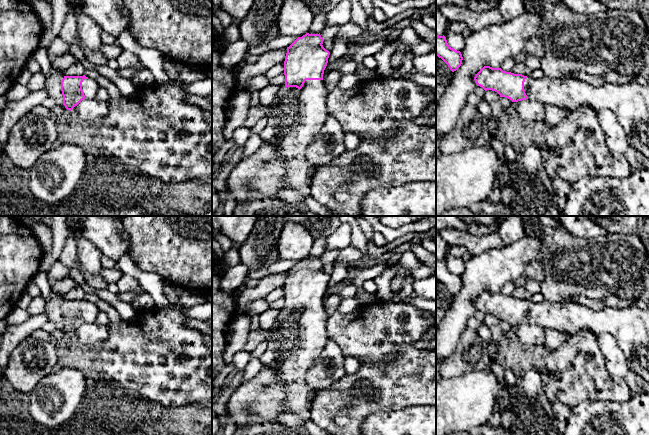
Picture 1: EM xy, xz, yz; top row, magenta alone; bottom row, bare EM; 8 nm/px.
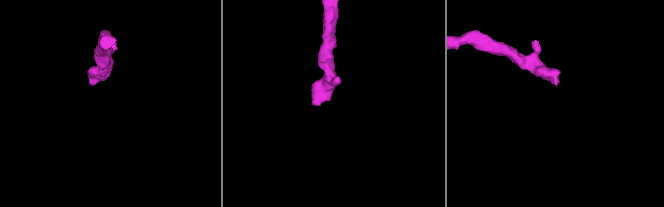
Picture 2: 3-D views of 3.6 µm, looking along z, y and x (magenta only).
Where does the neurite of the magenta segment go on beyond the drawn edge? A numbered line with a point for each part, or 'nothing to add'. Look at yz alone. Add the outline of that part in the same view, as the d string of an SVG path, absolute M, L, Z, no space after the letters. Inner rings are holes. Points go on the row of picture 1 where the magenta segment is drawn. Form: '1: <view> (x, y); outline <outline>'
1: yz (629, 102); outline M544 75L539 79L527 77L524 90L528 99L535 99L544 105L568 110L589 106L597 113L610 110L626 131L629 145L635 148L644 160L649 159L649 87L641 86L636 81L628 84L606 82L604 85L591 85L570 77L553 78Z

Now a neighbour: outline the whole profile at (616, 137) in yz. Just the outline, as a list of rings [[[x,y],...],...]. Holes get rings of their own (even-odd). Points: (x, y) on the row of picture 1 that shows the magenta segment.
[[[602,110],[597,114],[597,120],[608,147],[614,151],[624,153],[630,145],[627,133],[615,114],[610,110]]]

